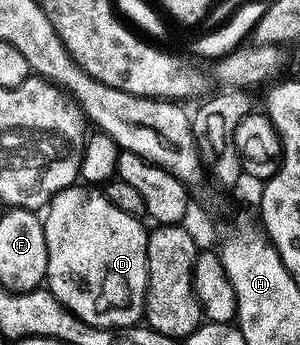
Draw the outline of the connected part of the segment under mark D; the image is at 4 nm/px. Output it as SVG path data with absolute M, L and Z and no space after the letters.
M74 183L52 198L42 223L47 248L45 285L67 310L98 329L128 329L144 320L148 230L140 218L113 207L98 188Z

